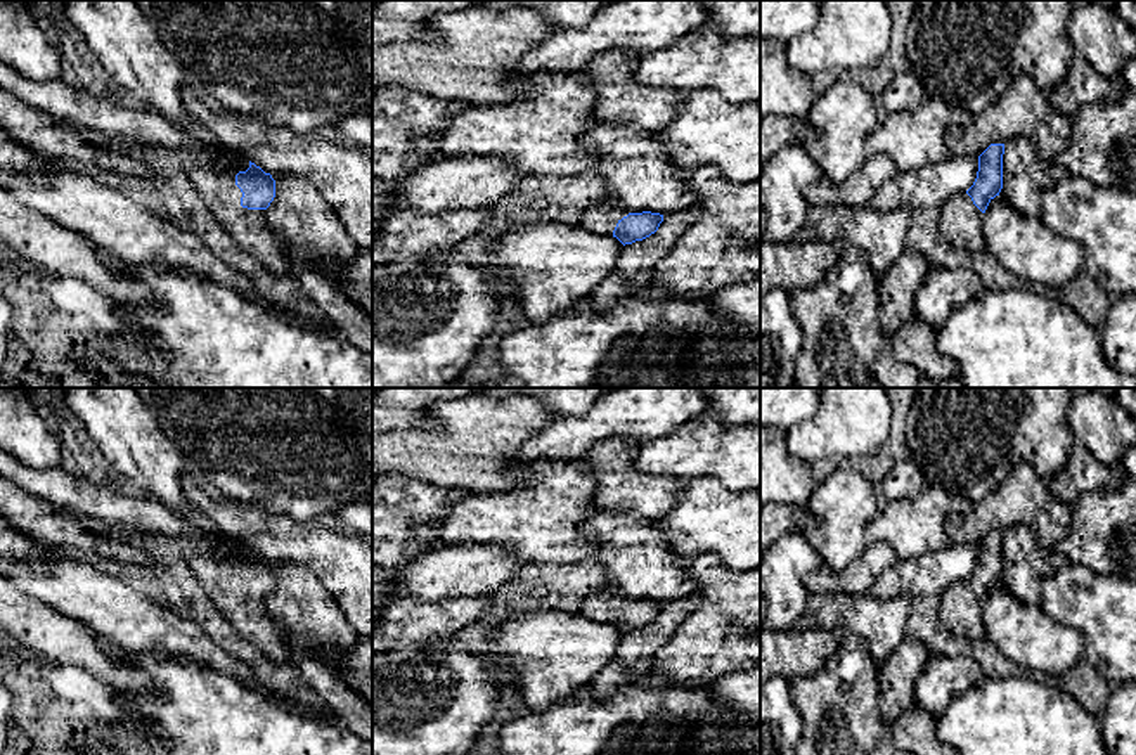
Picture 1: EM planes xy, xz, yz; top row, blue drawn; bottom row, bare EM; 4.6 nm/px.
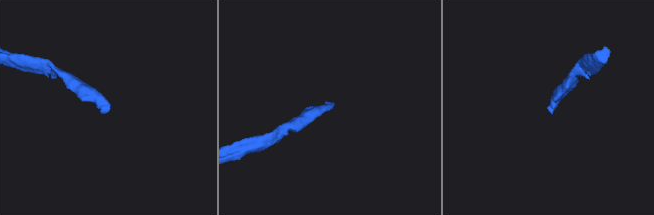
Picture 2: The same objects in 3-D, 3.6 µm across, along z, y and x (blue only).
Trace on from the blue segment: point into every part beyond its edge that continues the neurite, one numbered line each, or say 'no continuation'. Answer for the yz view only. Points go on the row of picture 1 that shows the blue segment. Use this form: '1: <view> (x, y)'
1: yz (961, 224)

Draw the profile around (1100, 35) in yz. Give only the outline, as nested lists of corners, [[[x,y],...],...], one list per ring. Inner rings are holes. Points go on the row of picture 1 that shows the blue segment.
[[[1074,0],[1067,35],[1074,52],[1108,80],[1120,74],[1122,66],[1136,55],[1136,29],[1113,7]]]

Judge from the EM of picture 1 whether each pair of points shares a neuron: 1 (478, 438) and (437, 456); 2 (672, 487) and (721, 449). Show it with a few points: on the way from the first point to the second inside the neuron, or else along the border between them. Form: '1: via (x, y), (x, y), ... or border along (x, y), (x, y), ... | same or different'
1: via (468, 447), (447, 454) | same
2: border along (641, 471), (684, 480) | different

